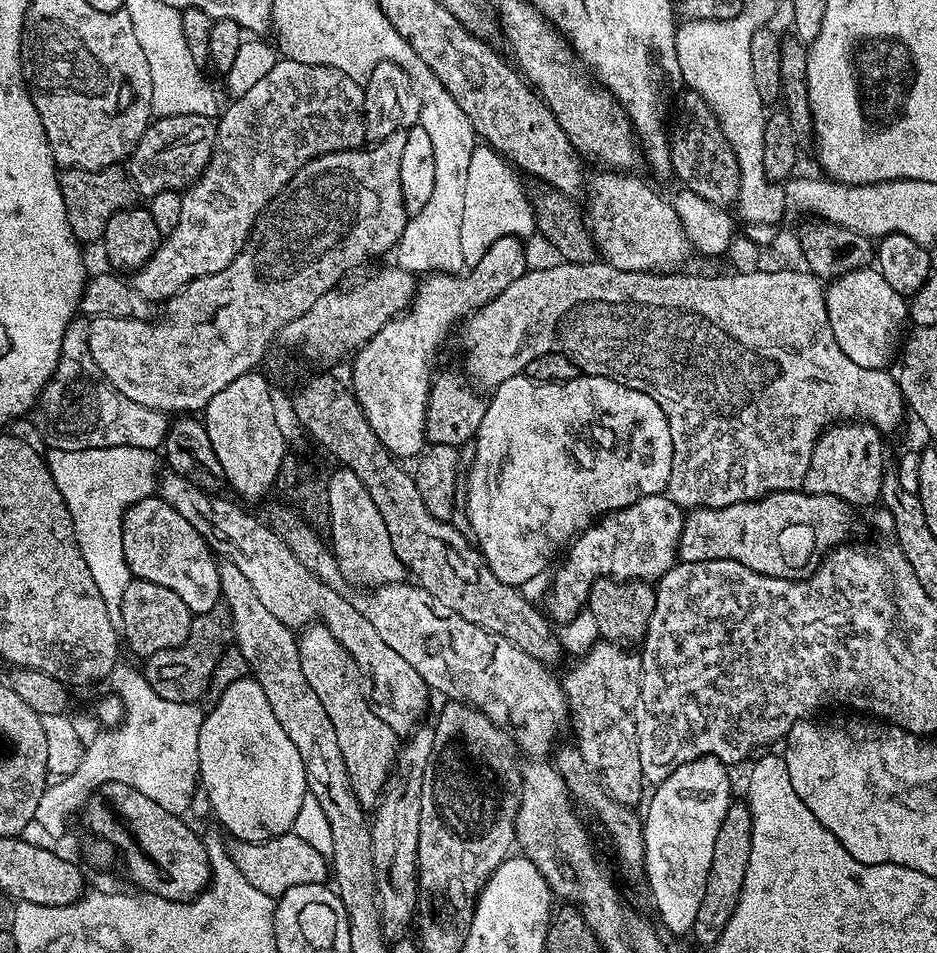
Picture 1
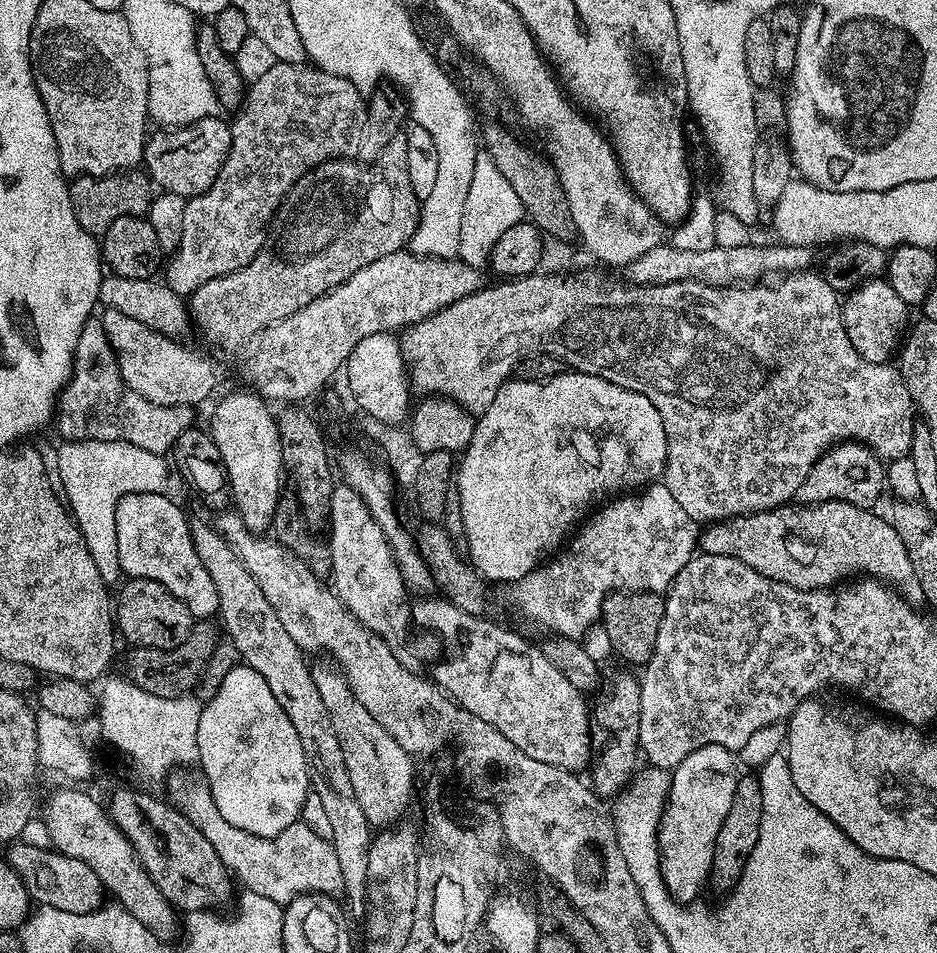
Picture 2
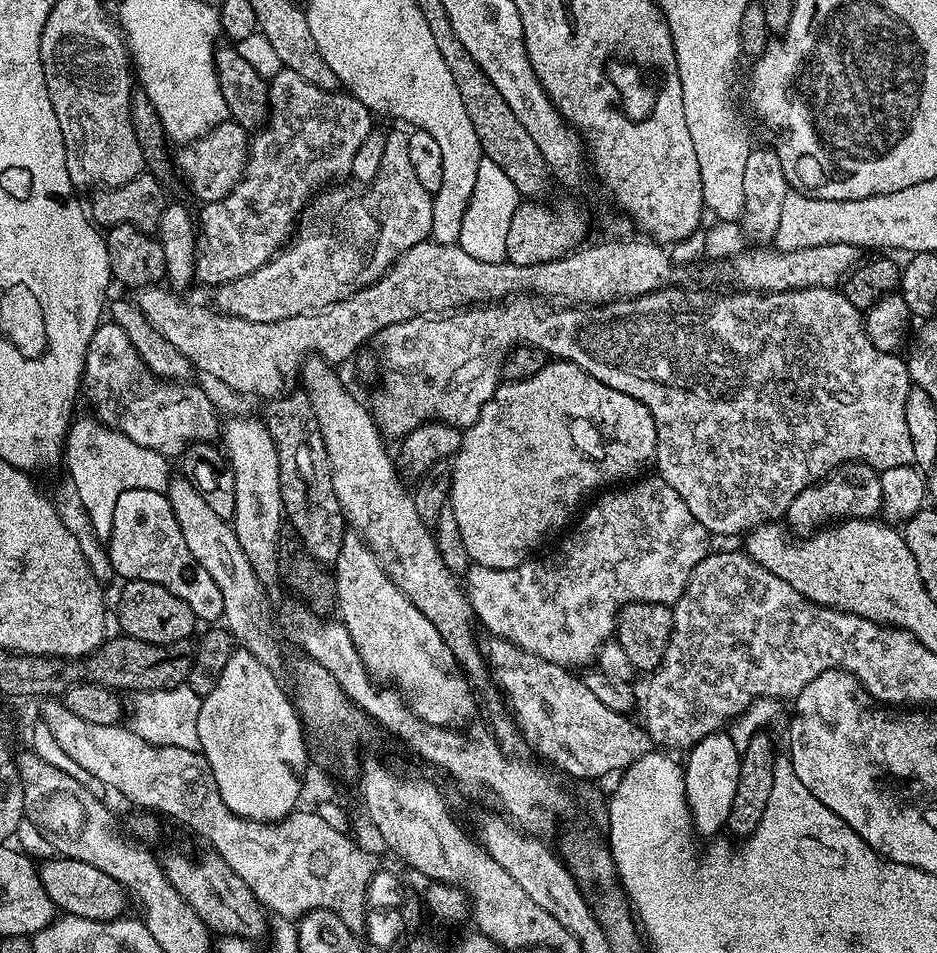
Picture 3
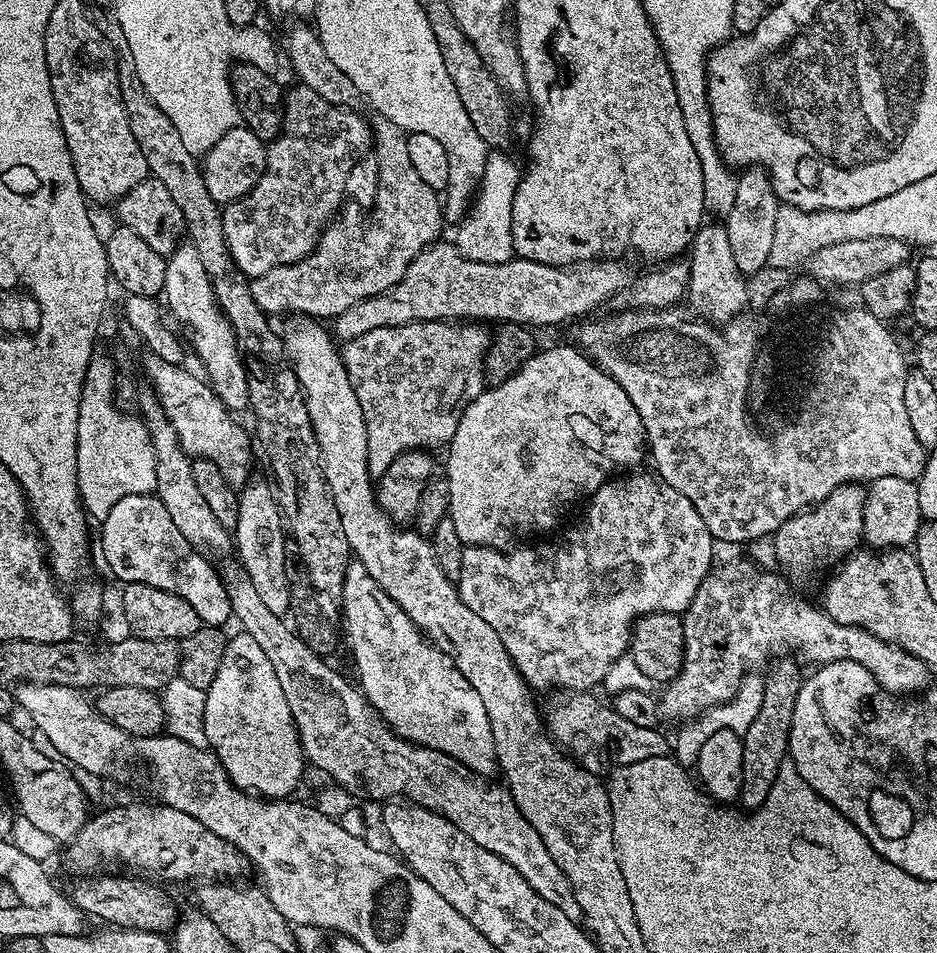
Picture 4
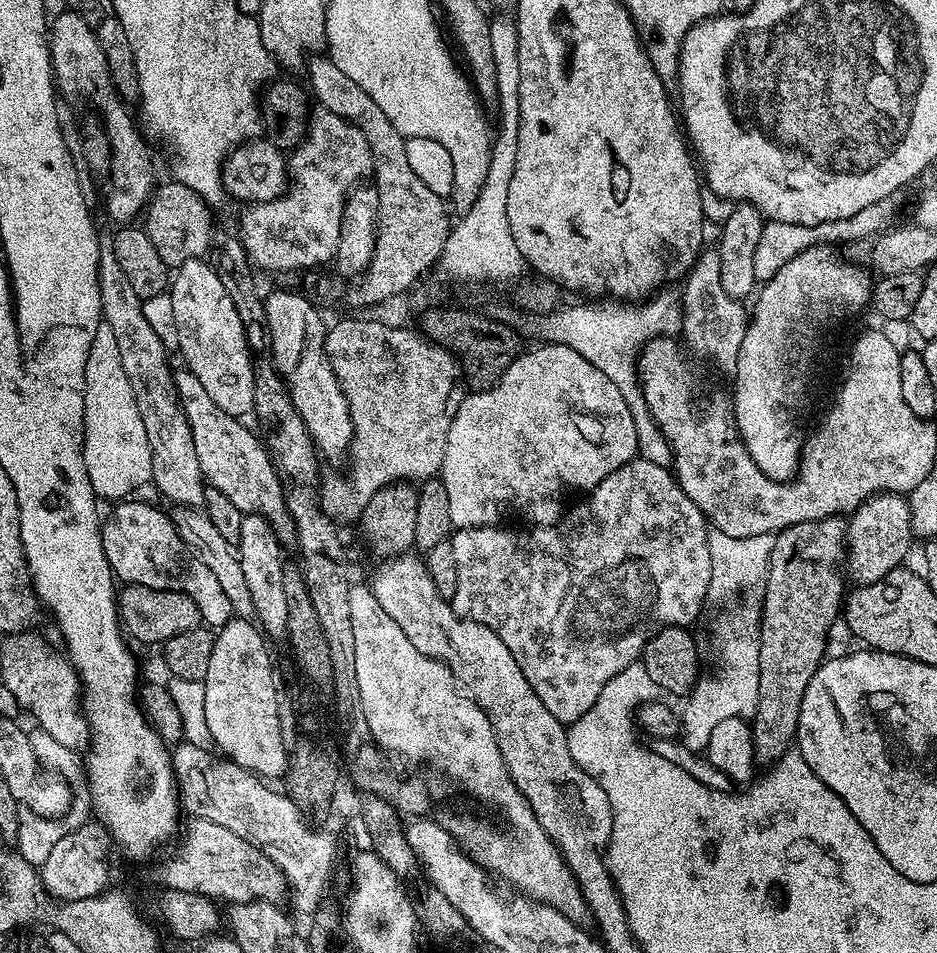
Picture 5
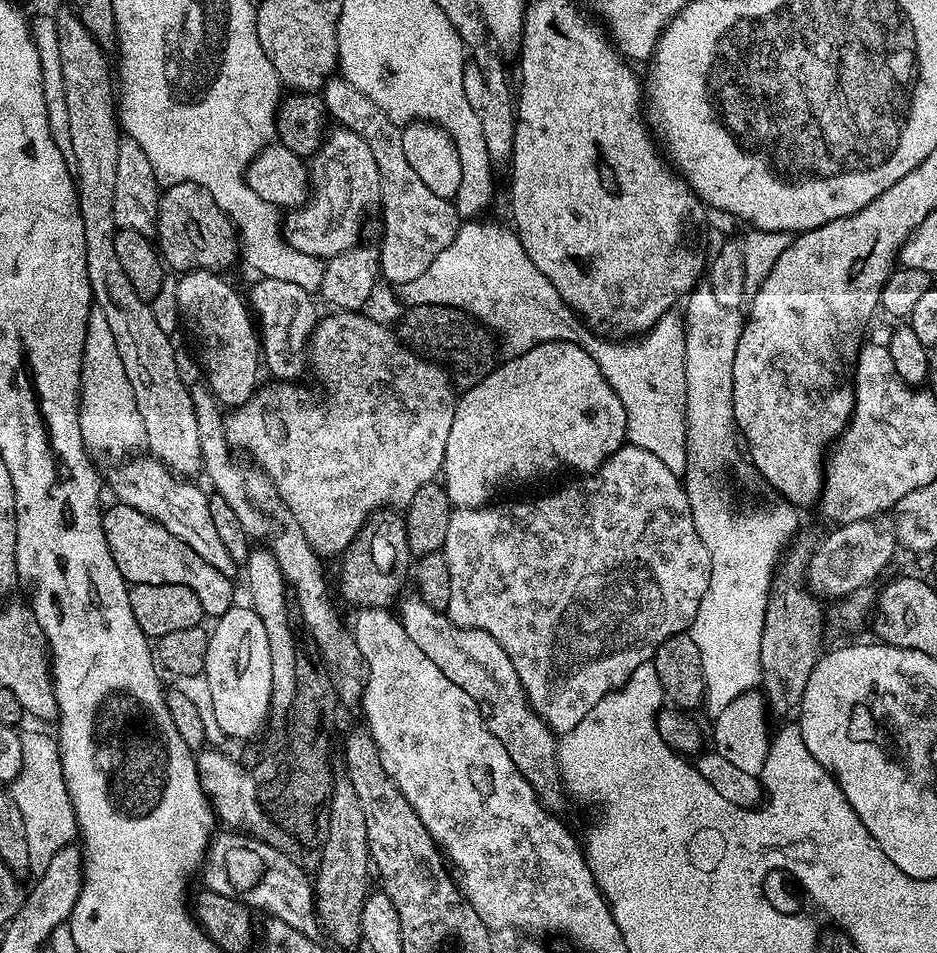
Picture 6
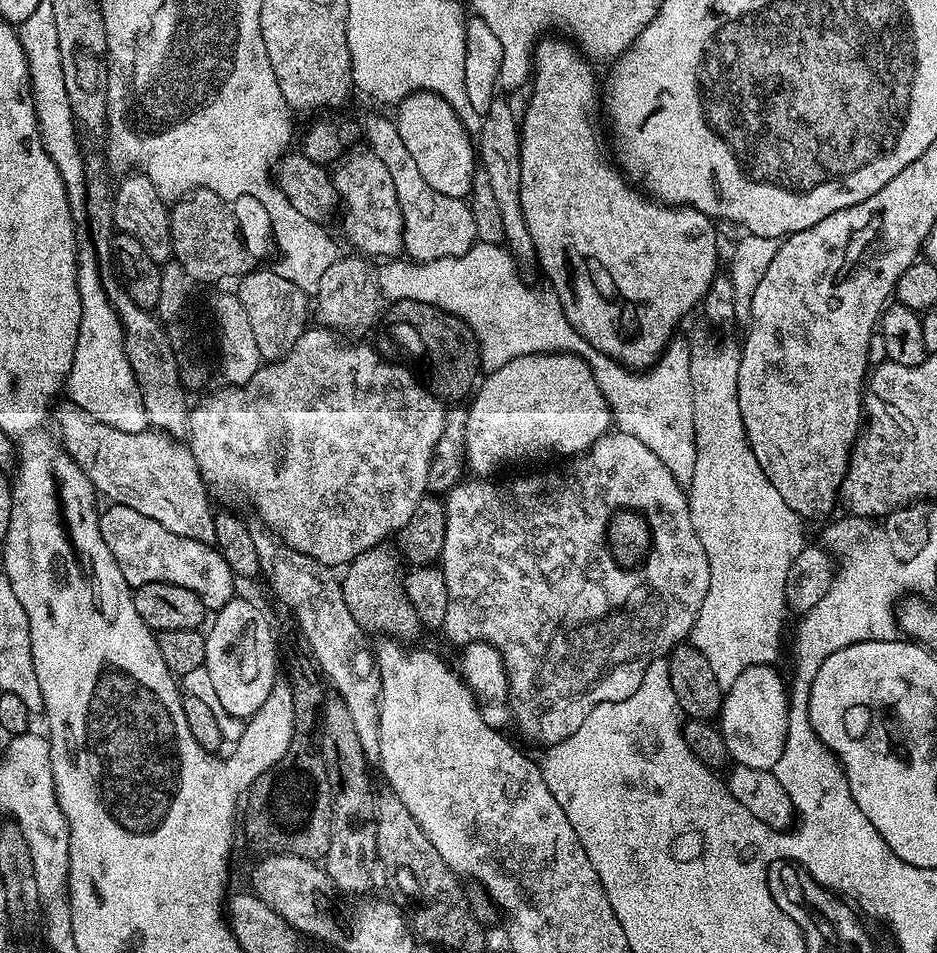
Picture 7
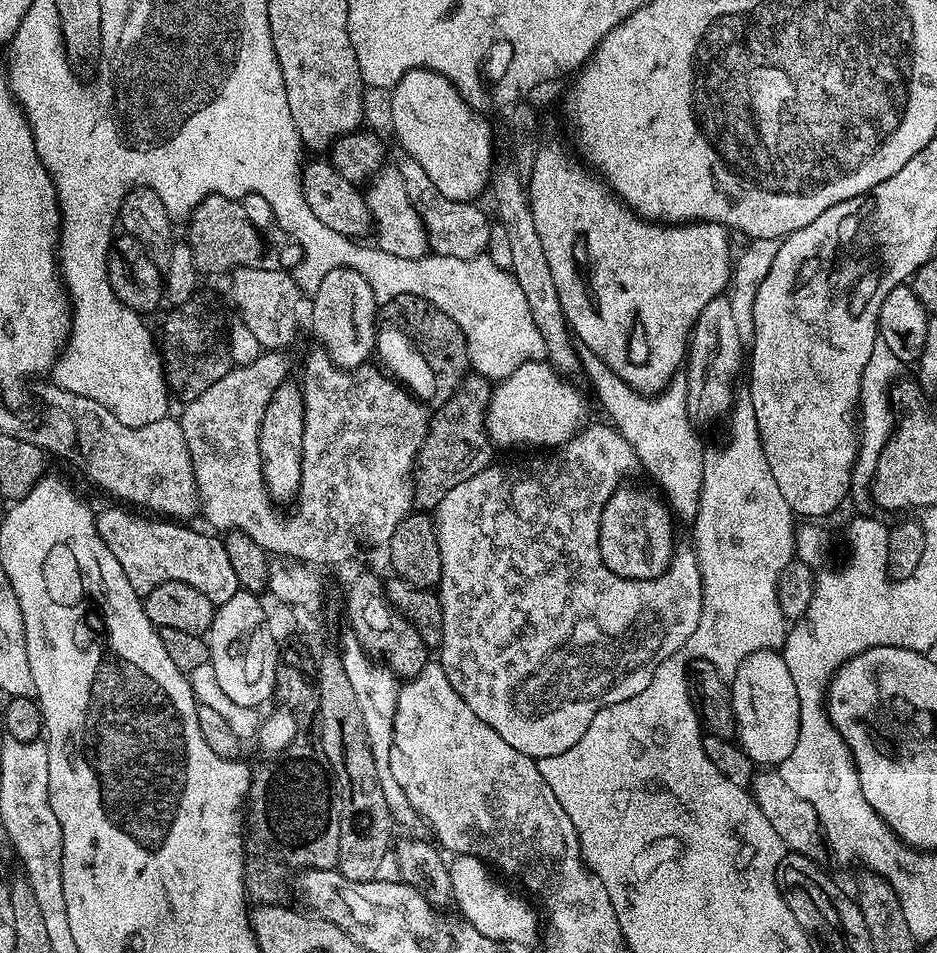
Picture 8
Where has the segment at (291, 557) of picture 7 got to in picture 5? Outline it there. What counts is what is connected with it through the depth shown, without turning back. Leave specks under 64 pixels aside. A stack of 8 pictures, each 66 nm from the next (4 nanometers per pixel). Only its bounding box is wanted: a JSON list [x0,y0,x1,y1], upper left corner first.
[174,371,297,545]

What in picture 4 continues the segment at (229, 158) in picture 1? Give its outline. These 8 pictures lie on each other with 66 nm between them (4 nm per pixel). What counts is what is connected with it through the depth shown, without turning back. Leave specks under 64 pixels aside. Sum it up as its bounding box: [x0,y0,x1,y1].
[222,86,370,278]

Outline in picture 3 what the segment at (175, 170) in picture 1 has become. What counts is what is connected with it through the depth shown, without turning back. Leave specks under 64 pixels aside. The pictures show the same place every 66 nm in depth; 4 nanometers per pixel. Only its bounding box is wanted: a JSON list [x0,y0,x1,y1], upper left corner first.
[174,118,249,204]

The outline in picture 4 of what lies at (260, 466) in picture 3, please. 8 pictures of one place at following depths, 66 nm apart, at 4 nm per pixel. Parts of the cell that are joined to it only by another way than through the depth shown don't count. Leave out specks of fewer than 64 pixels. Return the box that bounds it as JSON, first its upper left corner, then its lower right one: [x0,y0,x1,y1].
[234,482,290,614]

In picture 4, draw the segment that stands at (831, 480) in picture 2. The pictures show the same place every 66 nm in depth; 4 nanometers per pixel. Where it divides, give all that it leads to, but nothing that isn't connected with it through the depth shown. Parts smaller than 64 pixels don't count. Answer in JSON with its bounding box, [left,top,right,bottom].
[774,484,865,581]

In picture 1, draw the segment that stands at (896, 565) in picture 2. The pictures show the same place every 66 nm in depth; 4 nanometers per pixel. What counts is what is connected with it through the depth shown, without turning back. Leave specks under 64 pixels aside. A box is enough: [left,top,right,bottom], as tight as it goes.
[678,490,852,580]

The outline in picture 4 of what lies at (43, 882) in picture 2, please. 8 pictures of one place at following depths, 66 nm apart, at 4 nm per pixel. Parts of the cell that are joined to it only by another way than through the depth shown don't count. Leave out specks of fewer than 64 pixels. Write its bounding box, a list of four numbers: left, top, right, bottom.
[66,874,178,934]

